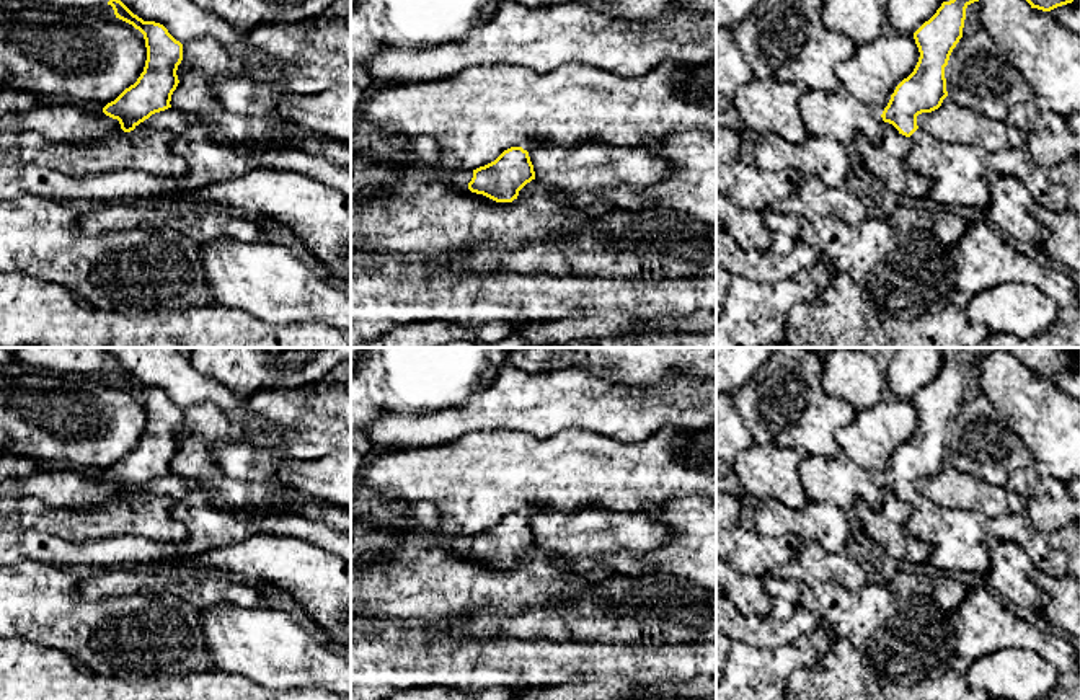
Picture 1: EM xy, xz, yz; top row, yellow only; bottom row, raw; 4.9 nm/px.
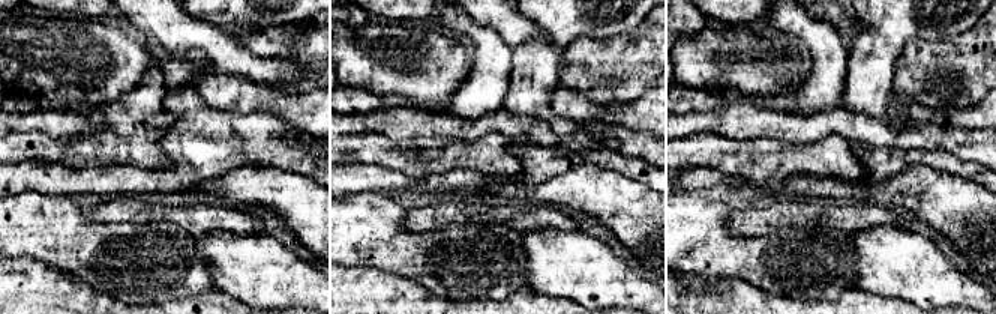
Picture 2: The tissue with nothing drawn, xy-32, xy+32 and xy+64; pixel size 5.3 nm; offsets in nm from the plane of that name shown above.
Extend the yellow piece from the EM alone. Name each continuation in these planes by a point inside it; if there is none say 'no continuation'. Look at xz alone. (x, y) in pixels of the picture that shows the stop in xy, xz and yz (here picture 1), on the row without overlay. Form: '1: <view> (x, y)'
1: xz (424, 518)

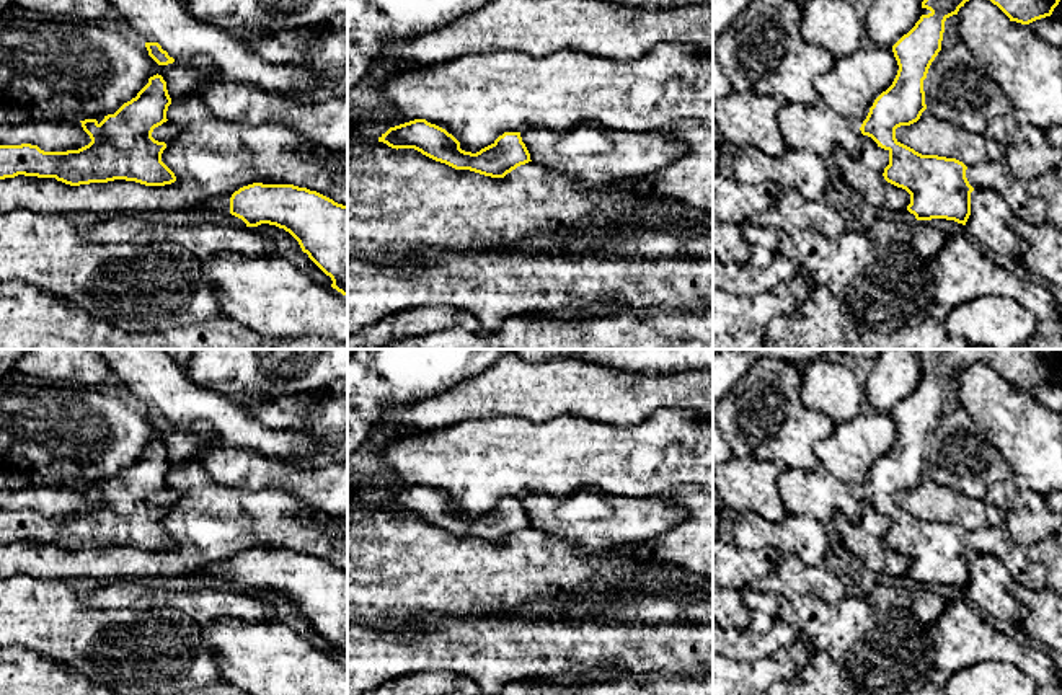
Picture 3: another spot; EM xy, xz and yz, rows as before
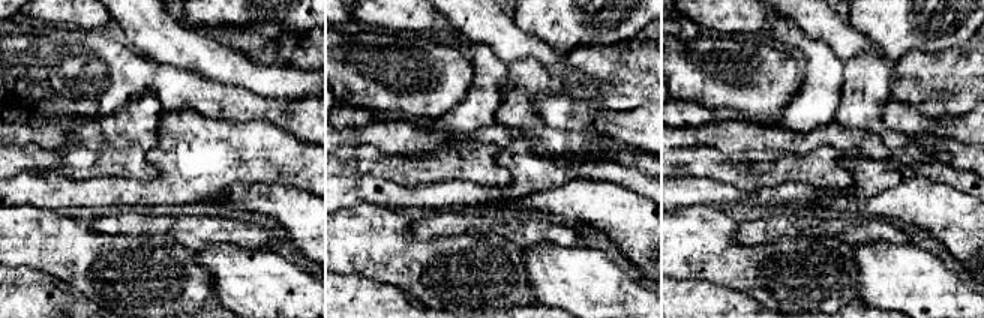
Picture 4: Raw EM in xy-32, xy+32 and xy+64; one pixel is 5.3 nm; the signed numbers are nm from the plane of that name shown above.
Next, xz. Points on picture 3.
no continuation

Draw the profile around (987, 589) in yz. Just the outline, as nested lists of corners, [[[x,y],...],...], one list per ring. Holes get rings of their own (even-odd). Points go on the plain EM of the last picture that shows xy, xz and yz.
[[[974,555],[971,558],[971,581],[966,587],[969,602],[987,615],[1015,622],[1016,600],[1008,592],[1013,576],[1000,560],[990,555]]]

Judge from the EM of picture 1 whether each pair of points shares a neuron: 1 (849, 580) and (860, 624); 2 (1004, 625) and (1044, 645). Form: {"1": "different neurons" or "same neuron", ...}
{"1": "different neurons", "2": "same neuron"}

